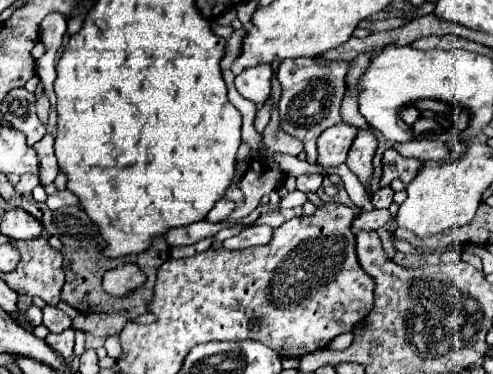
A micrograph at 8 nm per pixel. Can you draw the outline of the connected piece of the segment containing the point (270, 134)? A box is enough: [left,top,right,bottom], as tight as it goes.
[263,109,303,155]

